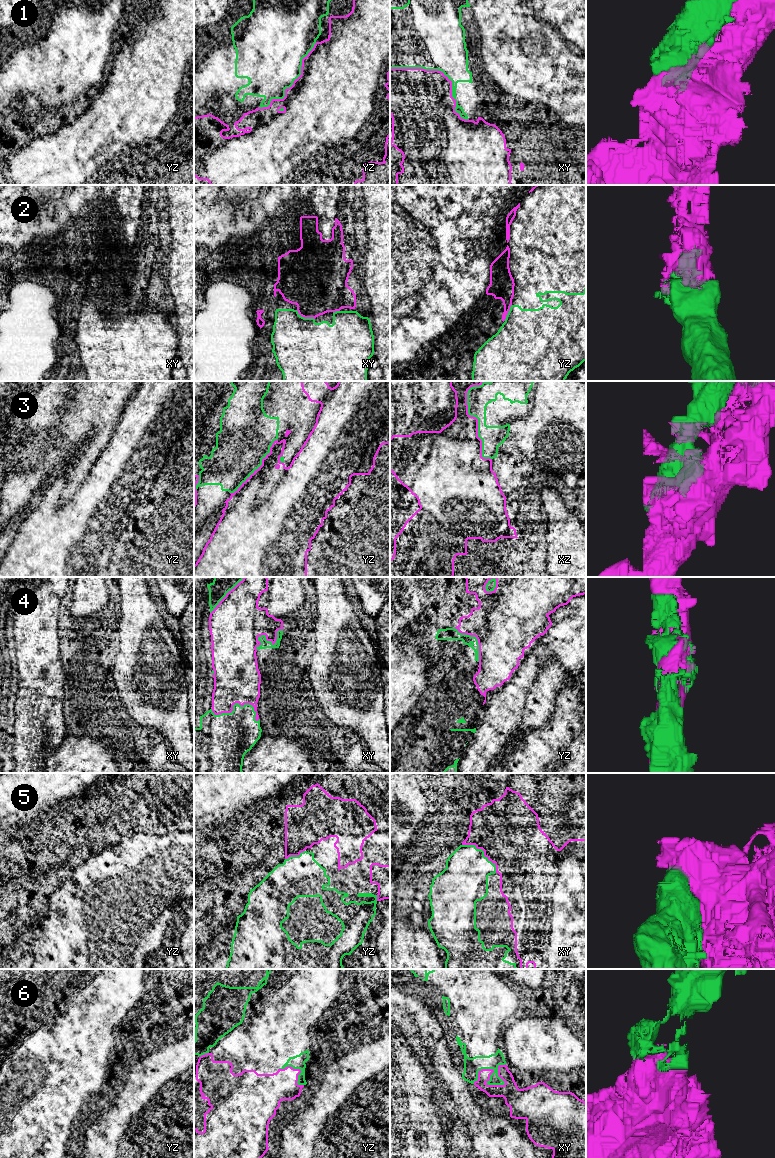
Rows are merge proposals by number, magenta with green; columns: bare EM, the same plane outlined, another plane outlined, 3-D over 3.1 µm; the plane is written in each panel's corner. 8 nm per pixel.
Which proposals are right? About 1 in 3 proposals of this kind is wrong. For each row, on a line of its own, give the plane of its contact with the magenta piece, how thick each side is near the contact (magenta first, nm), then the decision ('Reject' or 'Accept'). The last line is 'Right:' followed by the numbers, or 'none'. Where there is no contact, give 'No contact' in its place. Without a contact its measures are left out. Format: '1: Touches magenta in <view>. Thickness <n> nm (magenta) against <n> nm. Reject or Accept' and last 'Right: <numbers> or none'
1: Touches magenta in xy. Thickness 440 nm (magenta) against 440 nm. Reject
2: Touches magenta in xy. Thickness 420 nm (magenta) against 460 nm. Accept
3: Touches magenta in xz. Thickness 340 nm (magenta) against 190 nm. Reject
4: Touches magenta in xy. Thickness 380 nm (magenta) against 340 nm. Accept
5: Touches magenta in xy. Thickness 500 nm (magenta) against 360 nm. Reject
6: Touches magenta in xy. Thickness 160 nm (magenta) against 130 nm. Accept
Right: 2, 4, 6

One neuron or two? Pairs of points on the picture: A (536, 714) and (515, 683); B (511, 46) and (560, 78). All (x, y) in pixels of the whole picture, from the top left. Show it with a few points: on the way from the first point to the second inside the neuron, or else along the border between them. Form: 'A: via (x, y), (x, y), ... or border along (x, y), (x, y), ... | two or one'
A: border along (537, 677), (526, 699), (521, 721) | two
B: via (523, 54), (536, 54), (548, 66) | one

